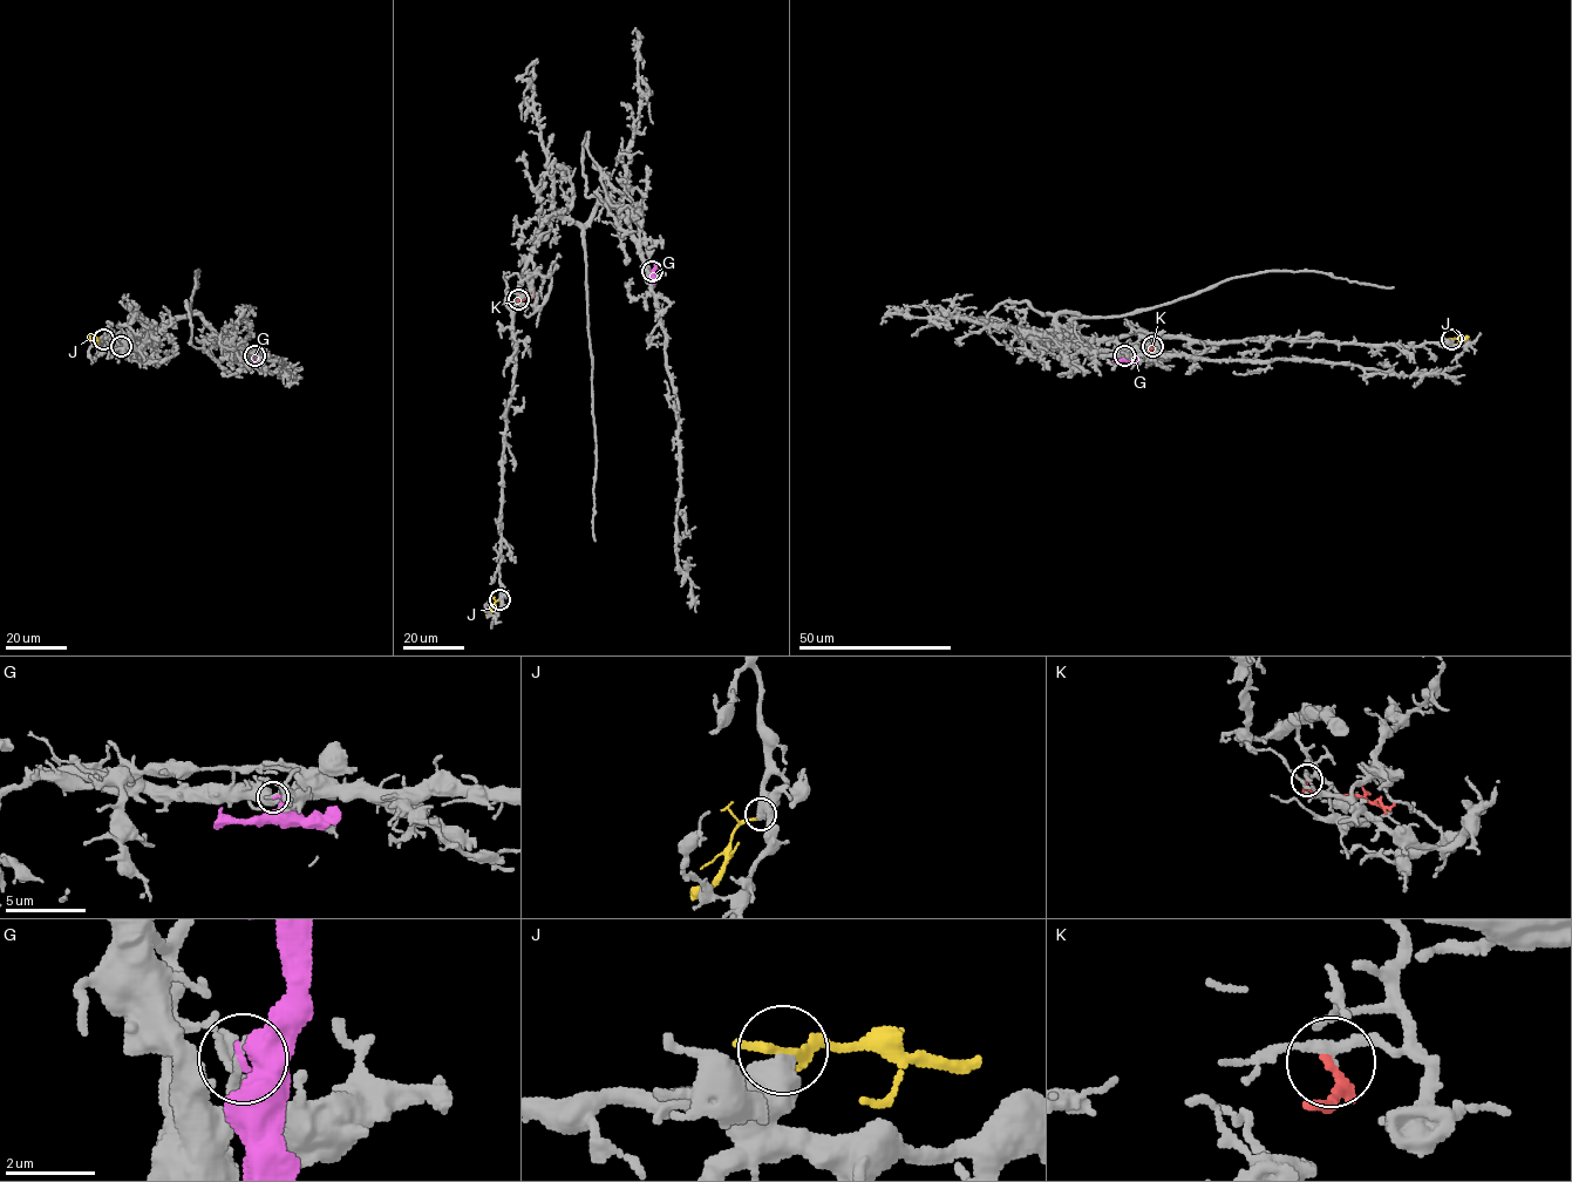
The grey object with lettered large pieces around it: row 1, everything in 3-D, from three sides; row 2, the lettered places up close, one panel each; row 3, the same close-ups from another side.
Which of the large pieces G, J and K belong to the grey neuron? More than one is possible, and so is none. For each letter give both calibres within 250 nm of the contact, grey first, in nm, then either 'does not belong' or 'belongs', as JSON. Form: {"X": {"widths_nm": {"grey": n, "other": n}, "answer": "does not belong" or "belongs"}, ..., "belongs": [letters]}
{"G": {"widths_nm": {"grey": 180, "other": 170}, "answer": "does not belong"}, "J": {"widths_nm": {"grey": 600, "other": 260}, "answer": "does not belong"}, "K": {"widths_nm": {"grey": 200, "other": 240}, "answer": "does not belong"}, "belongs": []}

